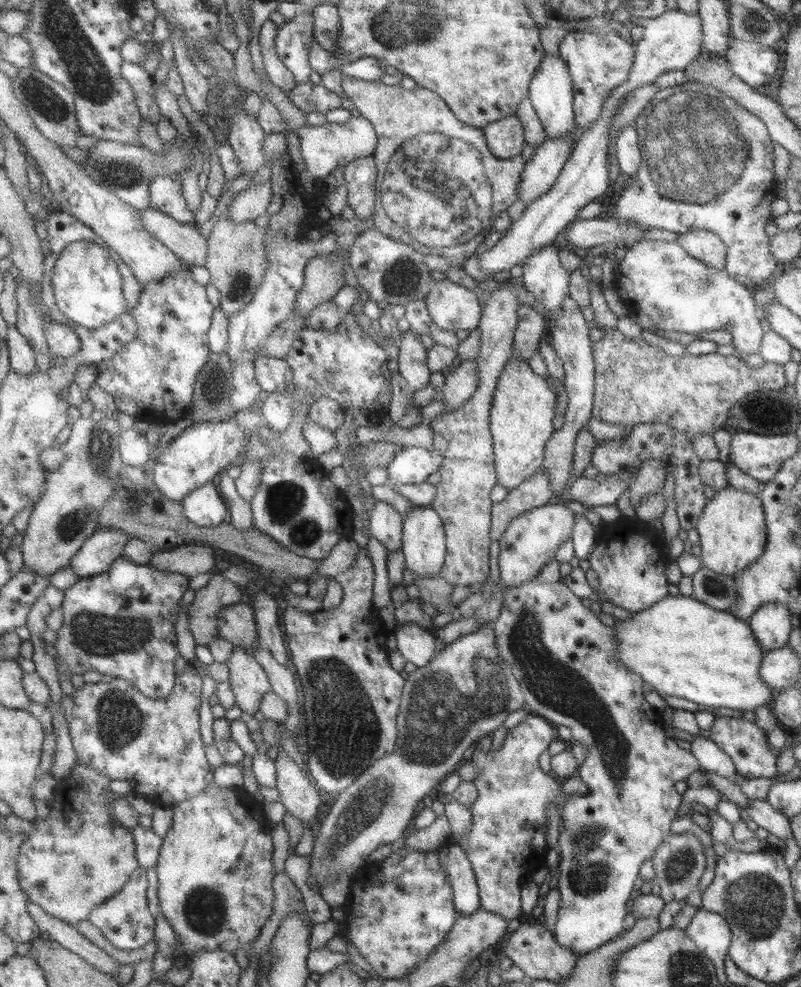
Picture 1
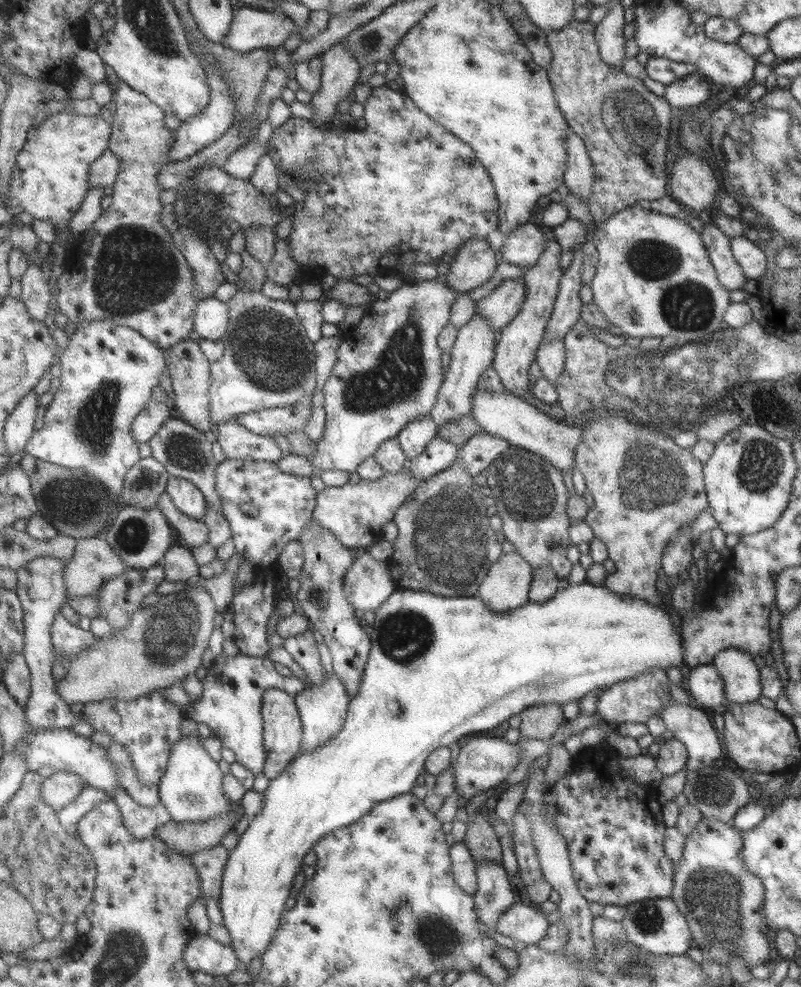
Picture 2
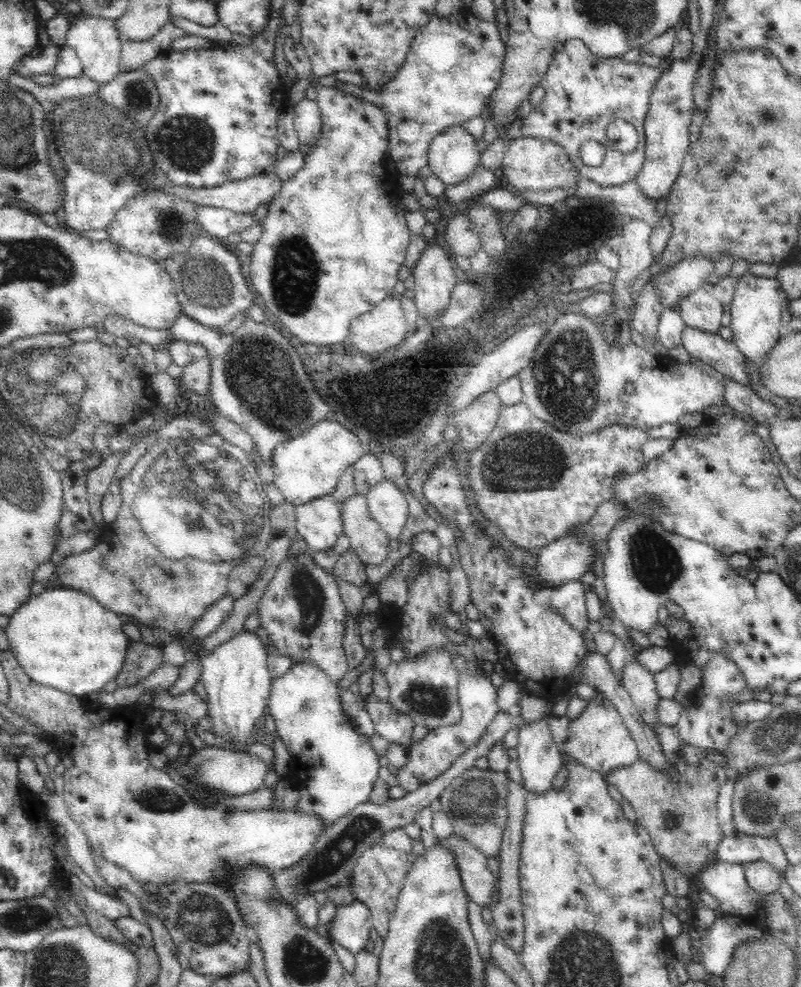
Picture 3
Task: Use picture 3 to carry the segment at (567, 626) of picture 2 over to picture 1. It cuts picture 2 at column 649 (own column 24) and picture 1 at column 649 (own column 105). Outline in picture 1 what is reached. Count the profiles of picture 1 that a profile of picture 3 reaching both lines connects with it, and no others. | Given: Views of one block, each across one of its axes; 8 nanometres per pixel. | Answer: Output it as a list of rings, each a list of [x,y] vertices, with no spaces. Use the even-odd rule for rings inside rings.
[[[667,595],[647,610],[631,613],[627,619],[616,619],[610,627],[615,632],[615,658],[658,695],[685,698],[709,710],[722,706],[753,711],[773,702],[775,690],[759,680],[759,663],[765,652],[753,638],[748,623],[731,613],[713,610],[690,596]]]

